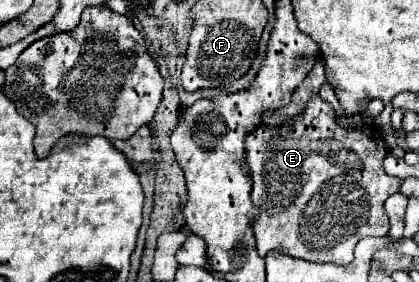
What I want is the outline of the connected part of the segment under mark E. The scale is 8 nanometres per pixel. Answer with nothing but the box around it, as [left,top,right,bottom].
[245,96,401,266]

